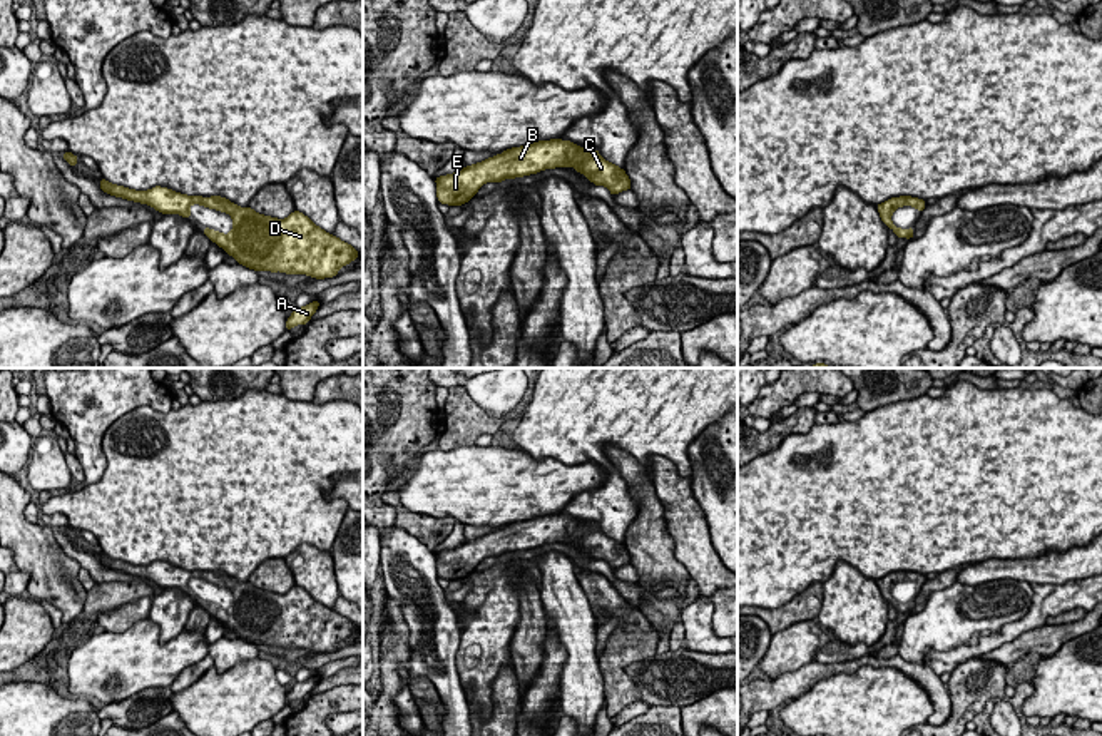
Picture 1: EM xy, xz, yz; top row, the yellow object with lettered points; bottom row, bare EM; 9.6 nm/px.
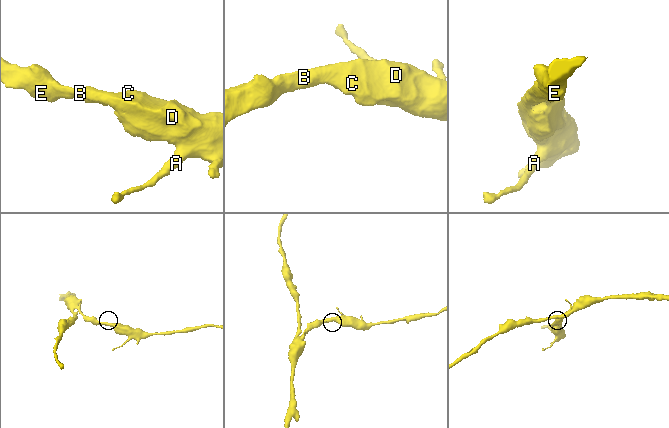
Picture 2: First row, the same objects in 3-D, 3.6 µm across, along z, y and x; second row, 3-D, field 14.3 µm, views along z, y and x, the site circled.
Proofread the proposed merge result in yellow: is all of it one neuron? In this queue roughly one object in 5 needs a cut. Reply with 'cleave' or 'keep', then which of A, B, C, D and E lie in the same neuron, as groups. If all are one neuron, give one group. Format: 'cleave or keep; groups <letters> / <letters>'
keep; groups A B C D E

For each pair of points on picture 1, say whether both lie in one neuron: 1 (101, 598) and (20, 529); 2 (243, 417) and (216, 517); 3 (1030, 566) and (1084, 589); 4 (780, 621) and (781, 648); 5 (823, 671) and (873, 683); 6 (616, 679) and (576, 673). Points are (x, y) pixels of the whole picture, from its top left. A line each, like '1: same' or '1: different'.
1: different
2: same
3: different
4: different
5: different
6: different

